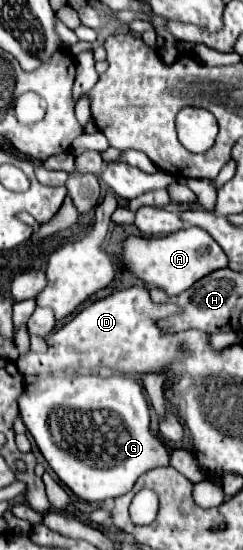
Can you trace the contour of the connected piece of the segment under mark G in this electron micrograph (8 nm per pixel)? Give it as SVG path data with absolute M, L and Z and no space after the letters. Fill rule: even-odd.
M92 374L68 378L40 378L36 384L26 386L18 404L20 416L50 468L76 496L86 502L118 498L132 490L132 484L146 470L170 465L170 453L166 445L150 430L150 410L142 386L134 378L120 374L114 374L110 378L100 378Z

